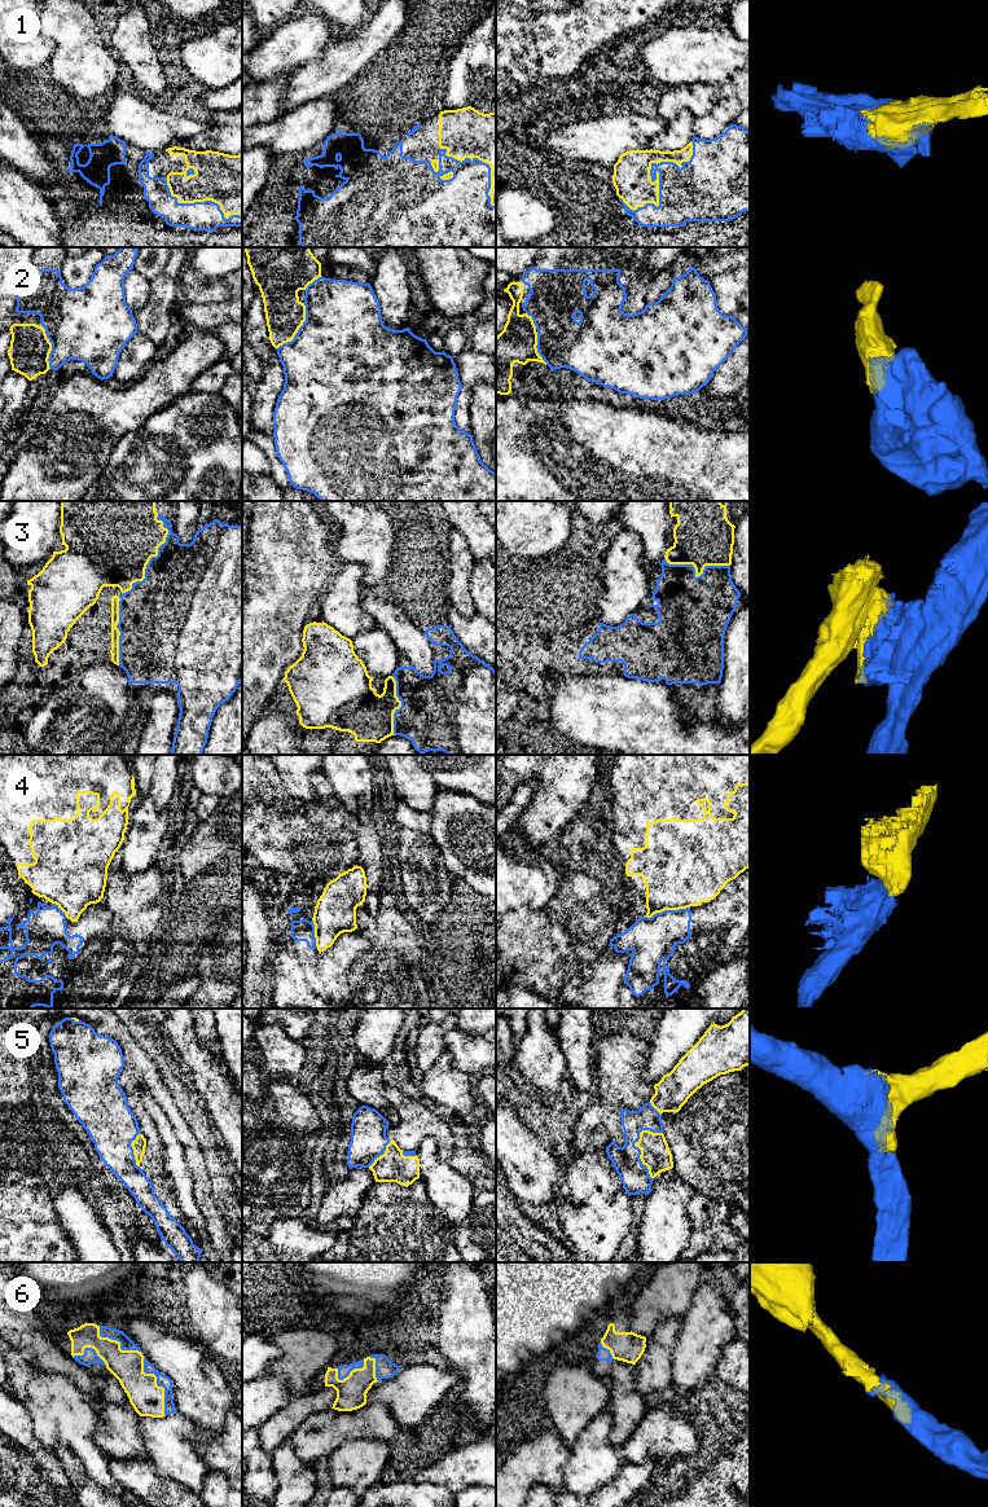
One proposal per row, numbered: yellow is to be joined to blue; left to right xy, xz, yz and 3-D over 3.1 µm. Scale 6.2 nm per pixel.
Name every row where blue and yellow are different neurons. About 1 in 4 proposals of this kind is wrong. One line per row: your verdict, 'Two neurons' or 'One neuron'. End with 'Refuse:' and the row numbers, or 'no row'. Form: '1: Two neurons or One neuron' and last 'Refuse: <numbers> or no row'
1: One neuron
2: One neuron
3: Two neurons
4: Two neurons
5: One neuron
6: One neuron
Refuse: 3, 4

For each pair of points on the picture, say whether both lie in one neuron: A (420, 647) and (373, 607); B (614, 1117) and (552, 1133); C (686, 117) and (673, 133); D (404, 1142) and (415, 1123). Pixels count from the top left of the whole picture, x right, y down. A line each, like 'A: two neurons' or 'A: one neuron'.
A: one neuron
B: one neuron
C: one neuron
D: one neuron

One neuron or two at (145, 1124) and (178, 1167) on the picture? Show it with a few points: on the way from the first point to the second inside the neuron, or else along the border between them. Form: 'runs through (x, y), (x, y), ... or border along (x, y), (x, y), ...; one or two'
border along (152, 1119), (163, 1150); two

